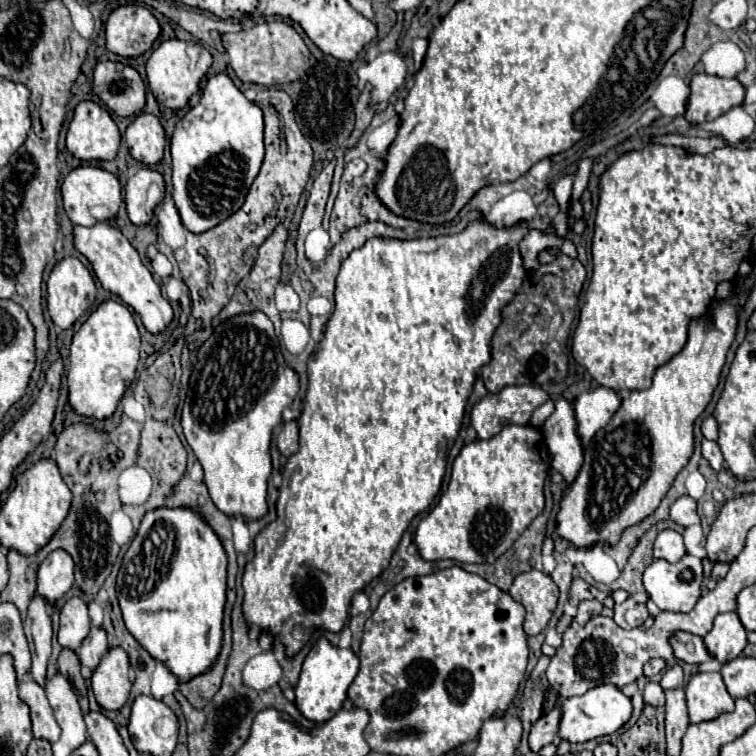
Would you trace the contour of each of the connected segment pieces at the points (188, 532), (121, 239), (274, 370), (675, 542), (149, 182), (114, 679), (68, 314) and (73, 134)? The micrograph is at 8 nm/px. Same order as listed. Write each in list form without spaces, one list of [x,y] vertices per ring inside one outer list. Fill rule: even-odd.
[[[192,508],[148,510],[124,554],[116,590],[126,628],[156,660],[164,662],[180,682],[208,670],[220,652],[226,602],[226,564],[228,558],[220,538],[208,528],[208,524],[204,524],[204,520],[200,520],[200,516],[196,516],[196,512],[192,512]]]
[[[100,222],[94,226],[74,224],[72,234],[74,234],[74,248],[90,260],[90,264],[92,264],[98,280],[102,282],[102,286],[106,290],[110,290],[112,294],[120,296],[122,302],[132,306],[140,314],[142,324],[146,326],[148,332],[158,334],[160,330],[164,330],[168,326],[168,322],[172,320],[172,306],[162,296],[160,286],[152,278],[150,270],[142,264],[136,248],[128,242],[128,238],[118,228],[110,226],[108,222]]]
[[[244,312],[224,320],[198,348],[182,408],[182,428],[204,468],[210,498],[226,516],[242,514],[252,520],[266,514],[272,430],[296,394],[298,374],[286,364],[274,324],[264,312]]]
[[[664,530],[658,534],[654,542],[654,558],[656,560],[668,560],[670,564],[678,562],[686,554],[682,536],[674,530]]]
[[[140,168],[128,178],[124,192],[128,218],[132,224],[148,224],[154,216],[156,204],[164,198],[164,178],[154,168]]]
[[[108,648],[92,674],[92,692],[104,710],[120,710],[130,694],[130,662],[124,648]]]
[[[62,258],[54,264],[48,282],[46,282],[46,302],[50,318],[62,330],[70,328],[96,300],[96,286],[88,268],[78,258]]]
[[[82,100],[74,108],[74,116],[68,126],[68,152],[78,160],[112,160],[118,146],[120,132],[110,112],[92,100]]]

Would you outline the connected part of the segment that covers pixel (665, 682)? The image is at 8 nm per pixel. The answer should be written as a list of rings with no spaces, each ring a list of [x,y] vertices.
[[[670,664],[670,666],[668,666],[668,670],[664,672],[664,676],[662,676],[660,684],[662,684],[662,688],[664,688],[664,690],[684,686],[684,684],[682,684],[682,668],[680,668],[678,664]]]

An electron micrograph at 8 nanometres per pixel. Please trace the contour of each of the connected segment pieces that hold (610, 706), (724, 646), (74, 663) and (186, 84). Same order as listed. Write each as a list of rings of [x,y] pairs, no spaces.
[[[610,684],[596,686],[588,690],[584,696],[566,698],[560,702],[560,724],[558,724],[558,736],[566,742],[586,742],[592,738],[614,734],[622,724],[626,724],[632,716],[632,704],[630,698],[626,698],[620,690],[616,690]]]
[[[736,612],[718,614],[714,620],[712,630],[704,636],[704,644],[708,652],[714,654],[718,662],[730,662],[742,654],[746,648],[746,628],[740,624],[740,618]]]
[[[62,648],[60,656],[58,656],[58,670],[72,682],[72,686],[76,688],[76,694],[78,694],[80,708],[84,712],[88,712],[88,696],[86,696],[88,688],[86,688],[86,682],[82,678],[82,672],[80,672],[80,660],[78,660],[74,650]]]
[[[178,38],[166,40],[150,54],[150,58],[146,62],[148,86],[162,106],[172,108],[172,110],[184,108],[188,104],[190,96],[194,92],[198,92],[200,80],[208,72],[210,64],[212,64],[212,54],[202,44],[184,42],[184,40],[178,40]]]

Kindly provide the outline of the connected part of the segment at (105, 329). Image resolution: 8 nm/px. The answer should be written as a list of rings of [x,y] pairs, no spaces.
[[[104,300],[80,326],[70,344],[70,366],[66,374],[70,404],[84,416],[94,416],[98,420],[112,416],[120,396],[136,374],[138,354],[140,334],[130,310],[116,300]]]

